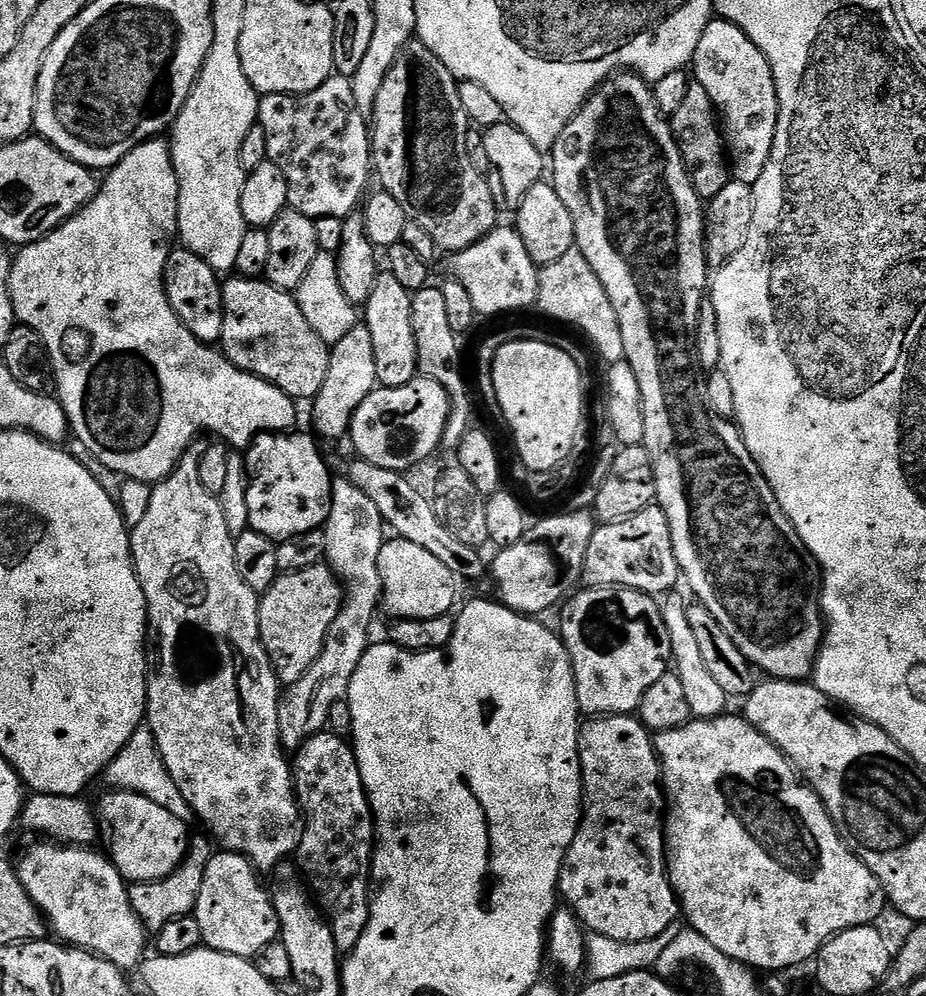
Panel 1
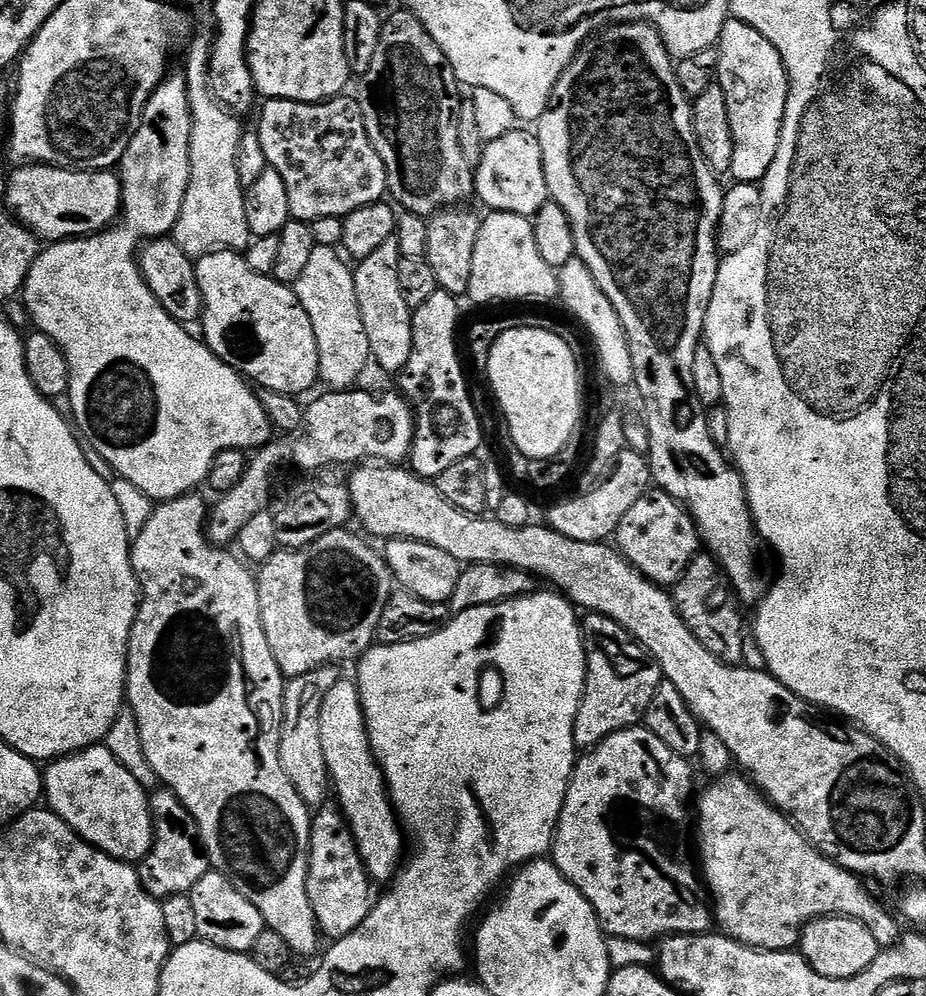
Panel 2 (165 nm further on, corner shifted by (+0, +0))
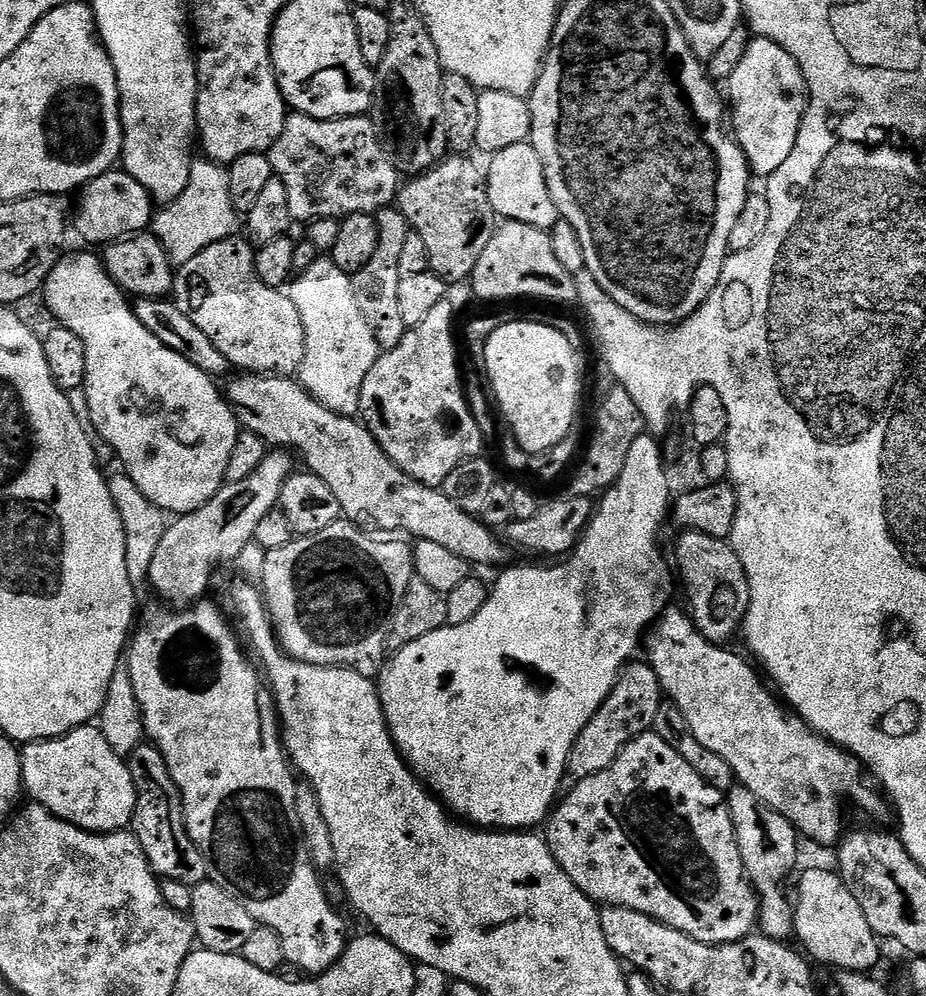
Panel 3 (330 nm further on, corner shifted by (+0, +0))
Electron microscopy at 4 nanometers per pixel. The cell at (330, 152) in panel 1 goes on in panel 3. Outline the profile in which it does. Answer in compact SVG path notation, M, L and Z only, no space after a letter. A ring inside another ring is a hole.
M292 112L286 118L282 126L282 134L278 134L278 142L274 142L274 146L269 148L266 155L270 158L270 166L272 167L272 175L275 179L282 182L282 186L286 186L286 198L290 201L290 214L293 221L307 222L309 220L317 220L318 218L334 218L340 220L346 216L354 214L362 214L367 212L375 214L381 208L387 208L397 199L398 193L402 187L401 173L397 172L396 167L390 162L390 158L386 154L384 144L380 140L378 130L374 126L374 122L367 116L343 116L337 120L323 120L322 118L310 118L301 112Z

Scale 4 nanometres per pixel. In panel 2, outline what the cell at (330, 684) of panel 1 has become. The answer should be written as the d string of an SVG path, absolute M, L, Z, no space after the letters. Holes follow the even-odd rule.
M336 666L315 668L301 676L291 677L284 686L284 709L282 710L282 726L280 727L280 745L278 758L282 762L282 770L286 778L290 778L290 786L298 790L298 798L310 810L315 810L325 803L330 796L330 777L326 758L322 754L322 702L326 694L342 679L341 669Z

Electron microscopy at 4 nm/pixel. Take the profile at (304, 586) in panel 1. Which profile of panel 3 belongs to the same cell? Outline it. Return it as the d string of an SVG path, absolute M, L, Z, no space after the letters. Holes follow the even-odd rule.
M347 519L335 520L326 530L318 530L318 534L309 536L296 536L286 546L278 546L278 550L264 552L264 561L260 564L259 587L262 589L264 603L268 605L268 615L272 617L272 627L277 636L280 637L280 647L293 656L296 660L301 660L314 666L330 666L331 668L349 668L358 674L369 678L379 677L385 663L386 645L388 642L388 630L392 626L392 619L398 610L398 602L402 602L402 594L406 594L406 586L414 578L412 567L412 548L404 545L400 538L380 538L375 540L372 536L367 536L365 529L361 525Z

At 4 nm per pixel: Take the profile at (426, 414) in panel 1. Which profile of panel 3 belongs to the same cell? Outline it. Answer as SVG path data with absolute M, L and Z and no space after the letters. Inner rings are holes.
M272 450L266 458L262 458L262 466L242 482L225 482L214 494L214 498L206 501L196 511L183 513L175 517L176 520L167 525L165 533L162 534L161 542L158 543L158 550L154 553L154 560L150 564L147 583L161 596L163 603L168 606L175 606L177 609L187 608L199 601L205 595L208 583L212 580L212 571L219 564L240 556L255 541L258 522L266 518L280 502L280 491L286 482L286 478L294 471L292 465L293 457L284 450Z

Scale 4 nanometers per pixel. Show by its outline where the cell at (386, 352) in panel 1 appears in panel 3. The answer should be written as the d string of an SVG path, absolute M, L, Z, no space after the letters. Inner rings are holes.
M399 207L381 208L375 213L378 226L378 250L374 250L374 258L362 266L362 270L351 273L354 302L358 302L358 310L362 310L362 318L366 318L366 326L374 330L374 338L381 349L387 350L398 346L408 332L406 322L402 322L402 313L398 302L398 282L400 281L400 263L402 262L402 246L406 246L409 234L408 219L402 215Z

